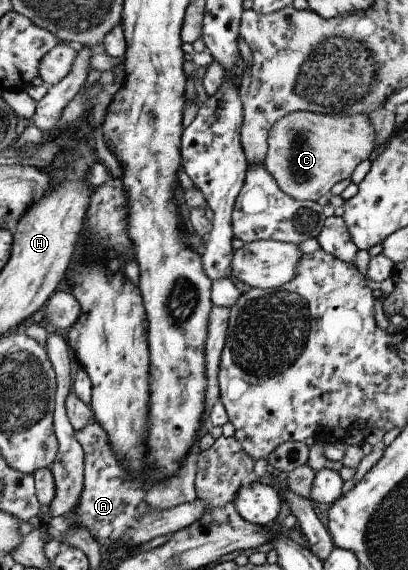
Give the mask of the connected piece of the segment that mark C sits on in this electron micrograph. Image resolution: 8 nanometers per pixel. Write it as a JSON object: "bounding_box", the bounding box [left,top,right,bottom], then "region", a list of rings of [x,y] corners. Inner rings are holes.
{"bounding_box":[263,112,375,200],"region":[[[293,112],[278,119],[269,130],[263,169],[273,177],[278,190],[292,200],[317,199],[330,192],[330,188],[350,178],[358,163],[368,160],[375,149],[375,130],[366,114],[340,116]]]}

